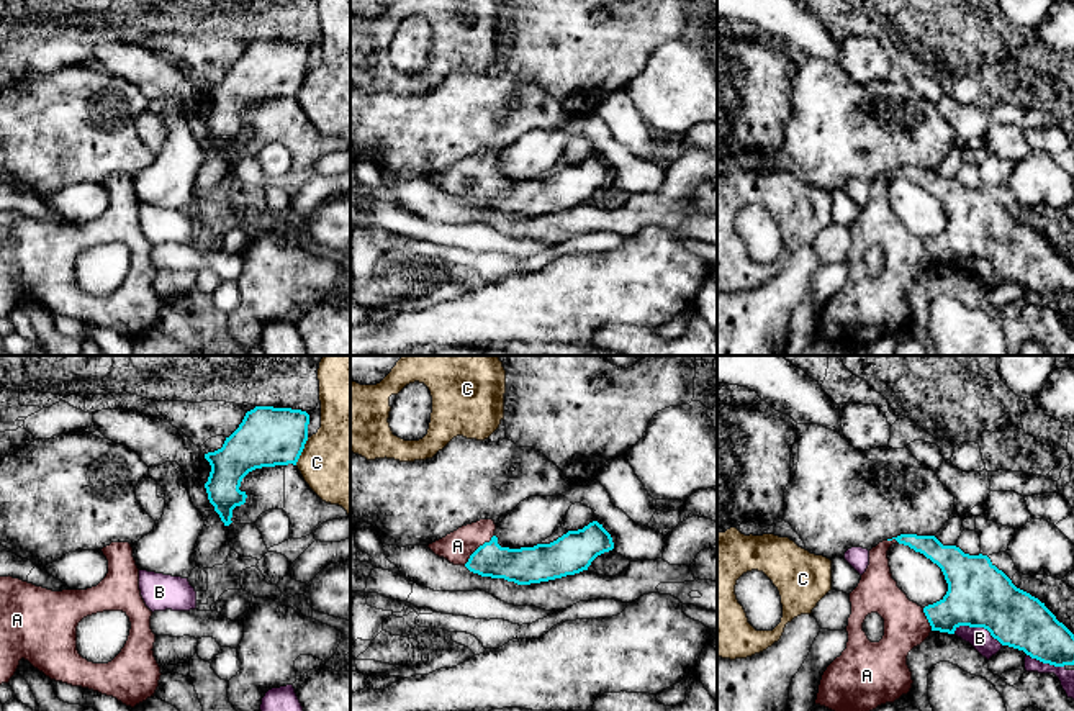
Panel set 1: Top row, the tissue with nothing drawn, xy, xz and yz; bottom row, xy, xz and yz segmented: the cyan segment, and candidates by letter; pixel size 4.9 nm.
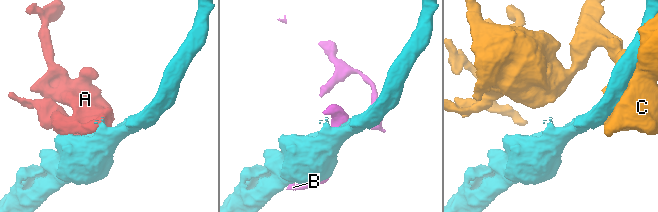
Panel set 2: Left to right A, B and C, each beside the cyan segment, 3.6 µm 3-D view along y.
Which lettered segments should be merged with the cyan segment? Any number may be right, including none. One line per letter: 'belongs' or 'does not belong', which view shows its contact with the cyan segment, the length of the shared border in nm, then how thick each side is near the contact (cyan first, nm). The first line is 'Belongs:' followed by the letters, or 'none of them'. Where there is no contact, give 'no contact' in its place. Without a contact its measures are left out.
Belongs: A
A: belongs | xz | 220 nm | 180/150 nm
B: does not belong | yz | 260 nm | 320/110 nm
C: does not belong | xy | 150 nm | 300/440 nm

